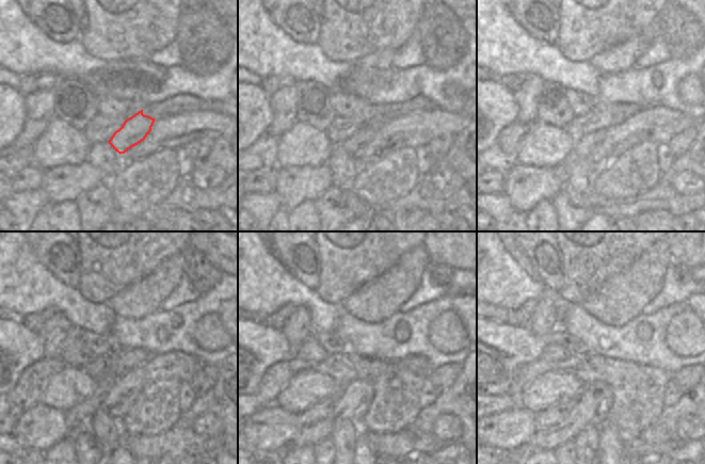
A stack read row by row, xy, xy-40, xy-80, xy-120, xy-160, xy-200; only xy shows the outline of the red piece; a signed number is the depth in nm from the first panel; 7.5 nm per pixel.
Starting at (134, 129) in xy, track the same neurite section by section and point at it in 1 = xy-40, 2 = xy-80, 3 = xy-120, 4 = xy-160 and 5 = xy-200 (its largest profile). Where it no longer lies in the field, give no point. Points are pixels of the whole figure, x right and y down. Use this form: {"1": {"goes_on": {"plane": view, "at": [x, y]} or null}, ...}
{"1": {"goes_on": {"plane": "xy-40", "at": [365, 136]}}, "2": {"goes_on": {"plane": "xy-80", "at": [582, 148]}}, "3": {"goes_on": {"plane": "xy-120", "at": [81, 413]}}, "4": {"goes_on": {"plane": "xy-160", "at": [324, 409]}}, "5": {"goes_on": {"plane": "xy-200", "at": [554, 415]}}}

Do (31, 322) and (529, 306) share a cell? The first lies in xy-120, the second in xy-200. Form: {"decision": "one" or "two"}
{"decision": "one"}

